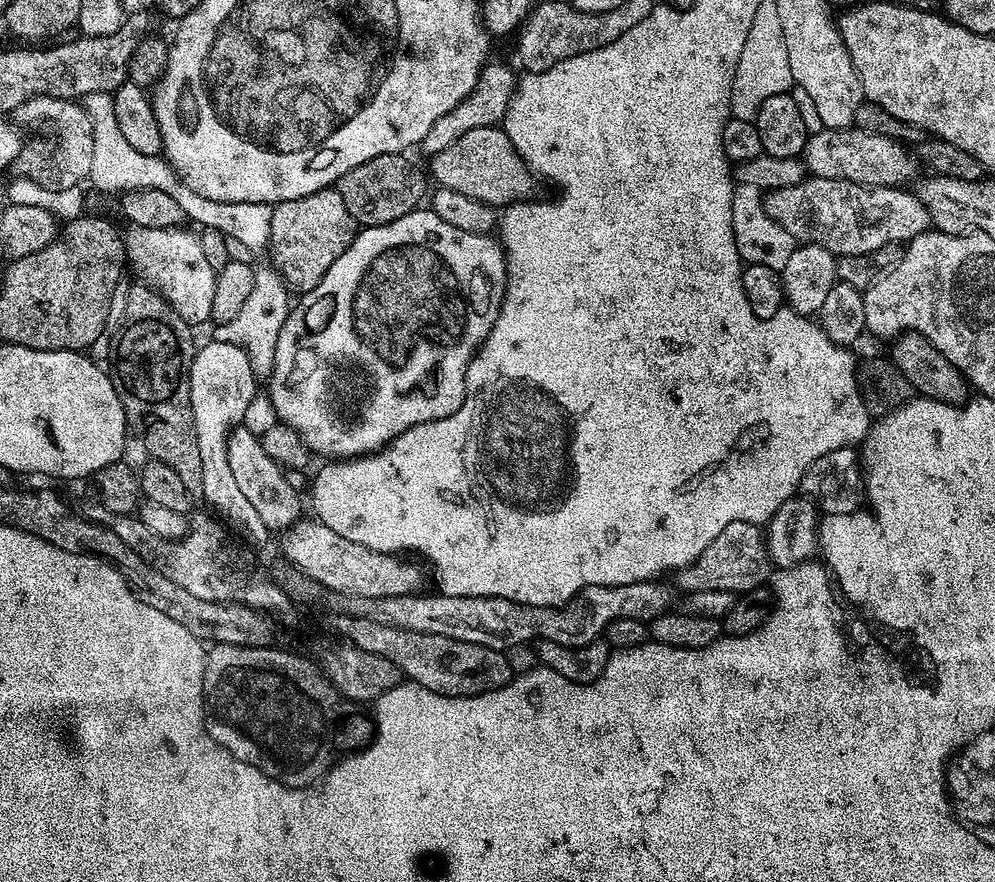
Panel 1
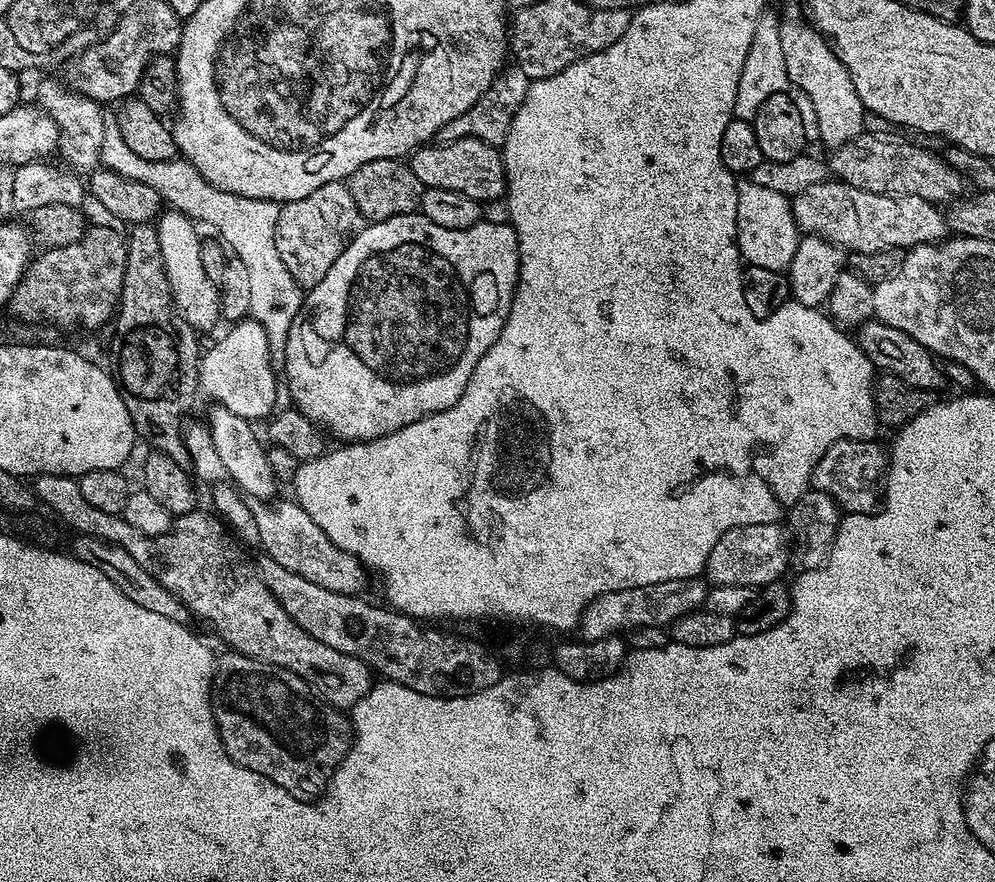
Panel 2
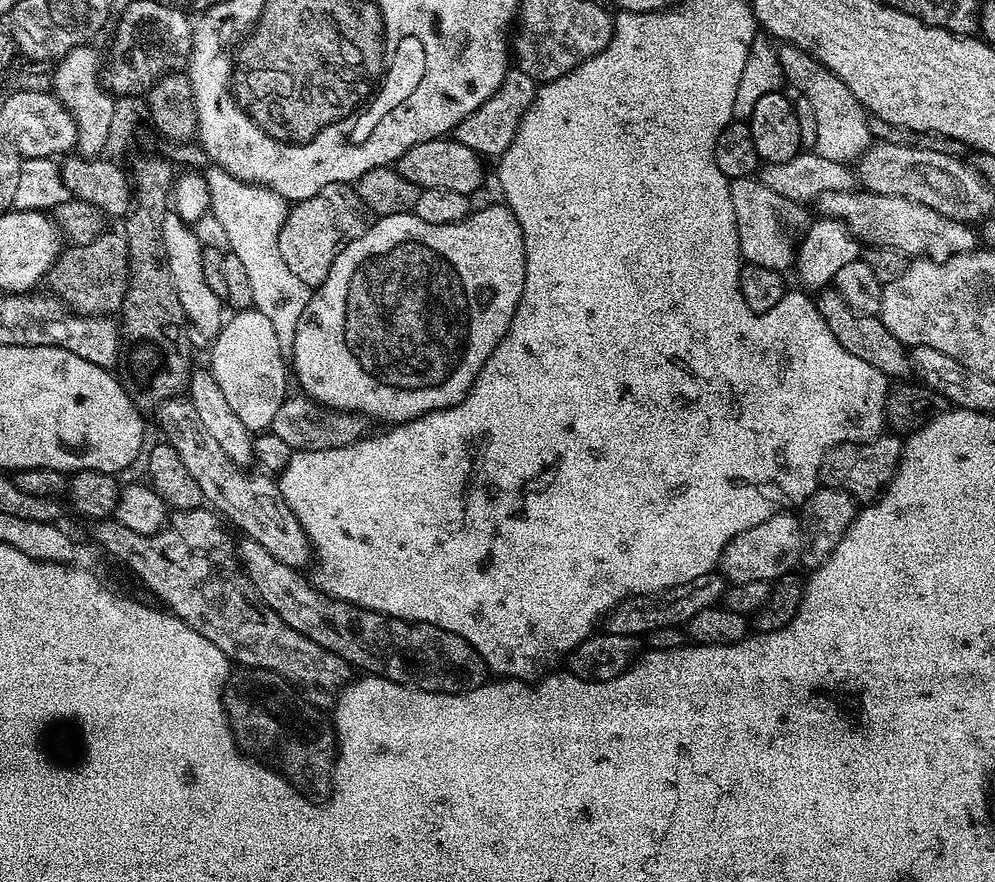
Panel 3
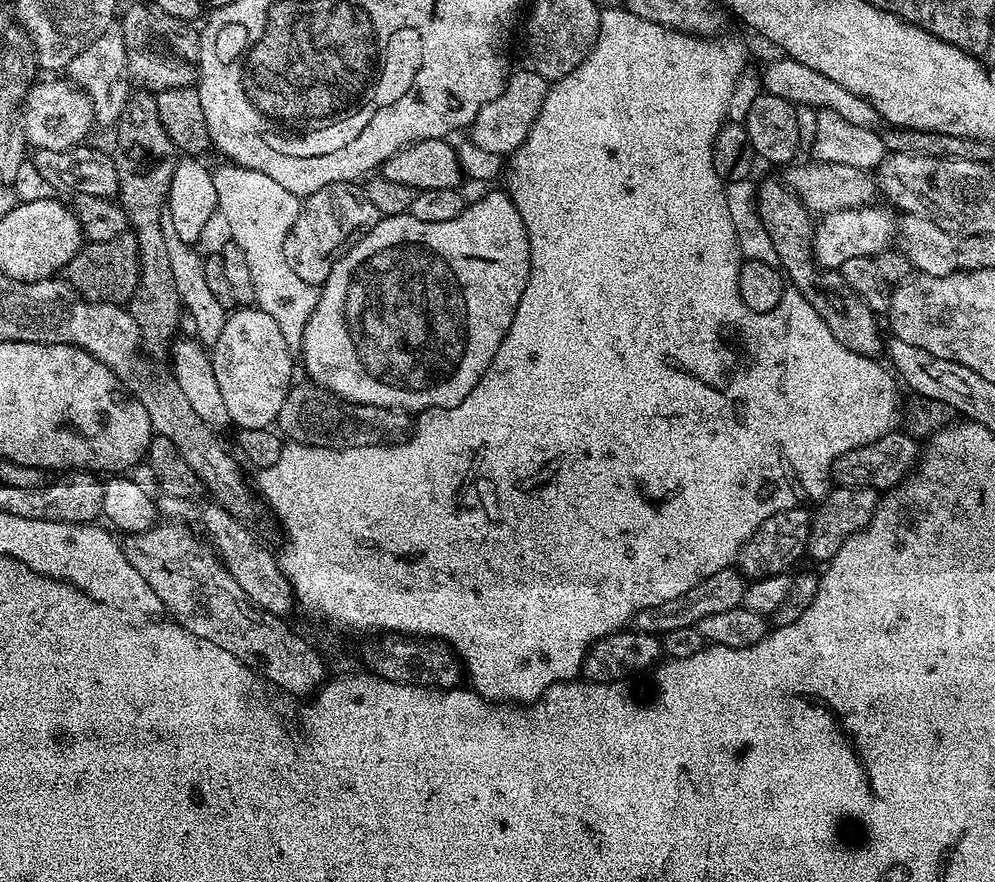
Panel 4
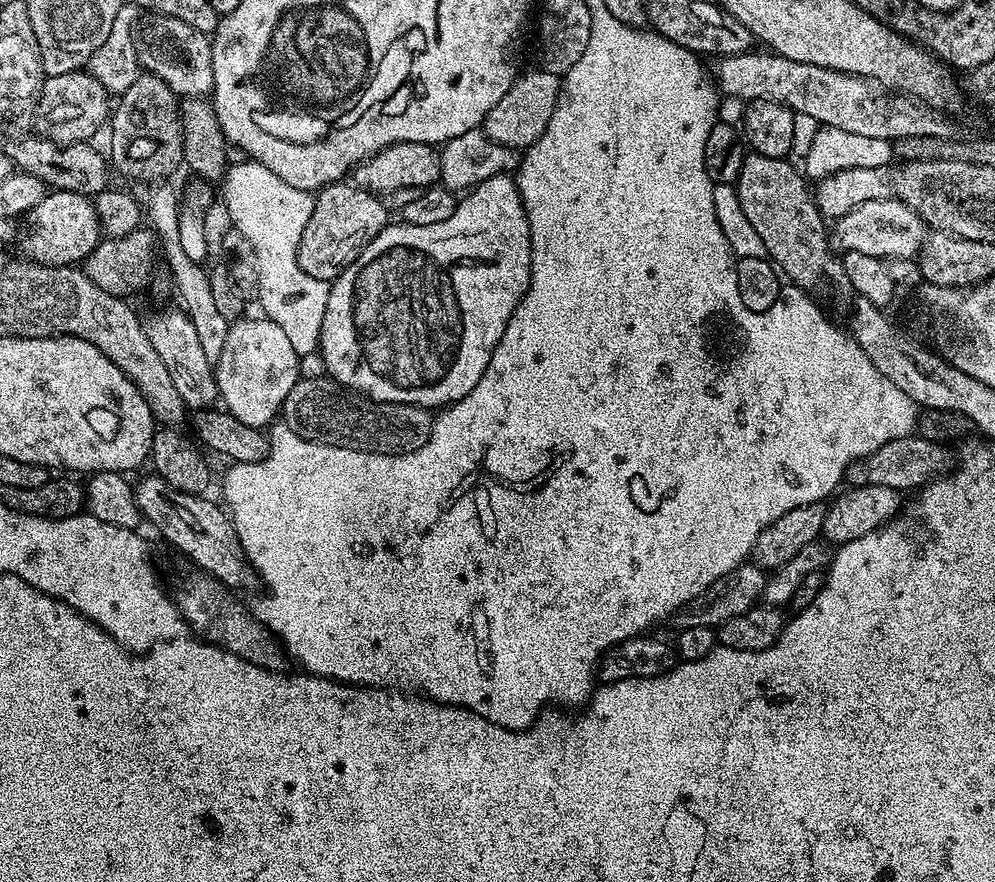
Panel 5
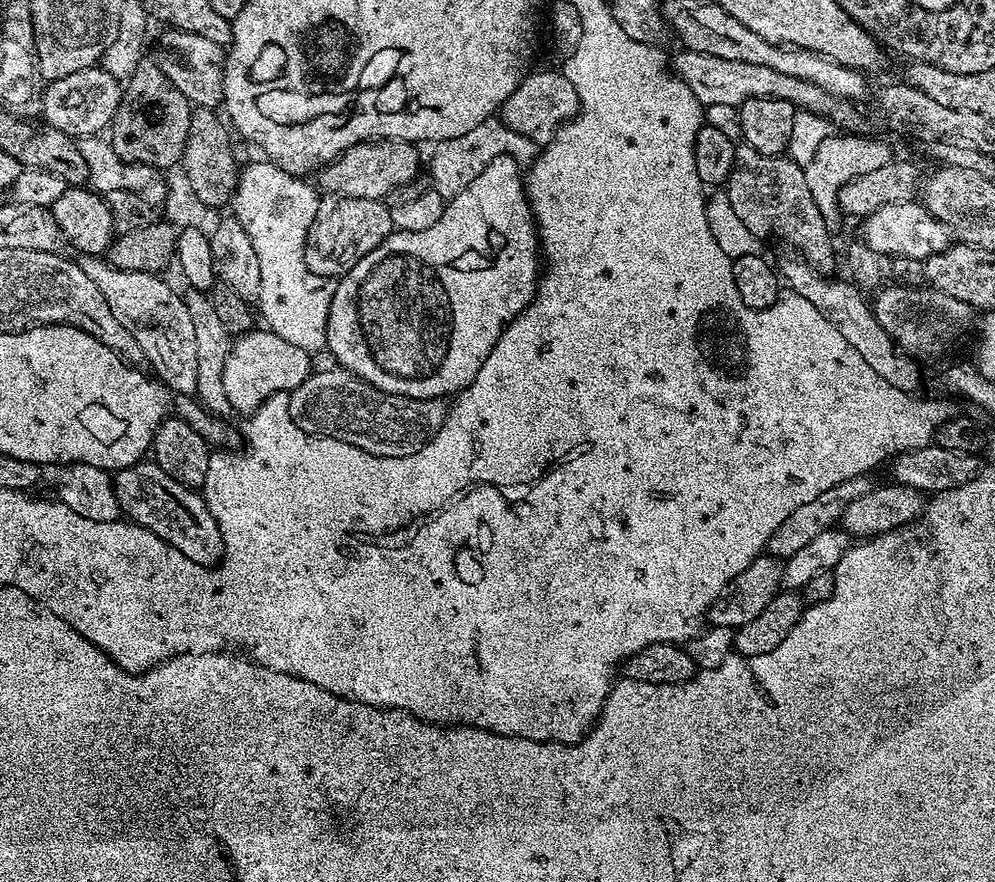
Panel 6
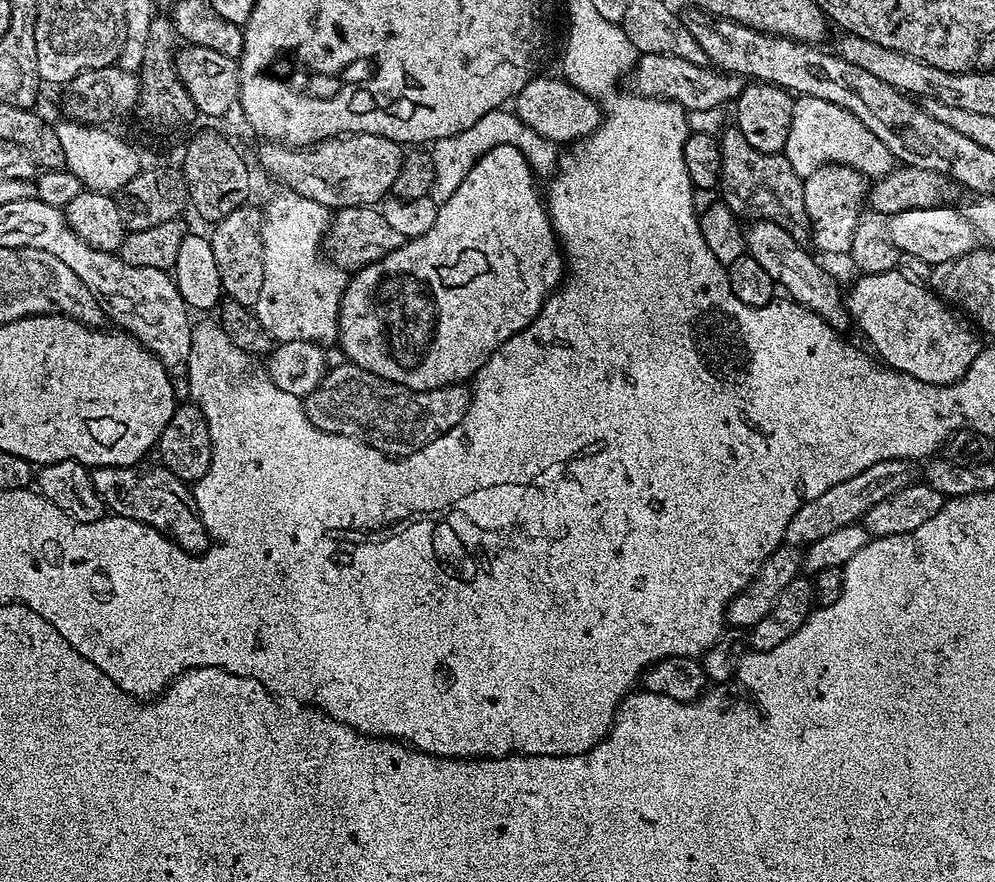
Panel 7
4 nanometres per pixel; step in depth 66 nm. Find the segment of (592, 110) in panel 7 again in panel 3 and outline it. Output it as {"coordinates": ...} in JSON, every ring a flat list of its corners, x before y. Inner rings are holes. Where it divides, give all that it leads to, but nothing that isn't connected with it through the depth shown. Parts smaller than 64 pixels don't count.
{"coordinates":[[515,66,509,67,506,78,502,86,498,86,496,93,486,98,486,102,482,102,482,106,478,106,474,114,462,118,462,122,454,130,454,139,462,146,470,146,470,150,474,150,481,158,499,158,505,155,508,147,514,142,514,134,526,110,530,110,534,102,537,87,538,82,530,78,530,74]]}

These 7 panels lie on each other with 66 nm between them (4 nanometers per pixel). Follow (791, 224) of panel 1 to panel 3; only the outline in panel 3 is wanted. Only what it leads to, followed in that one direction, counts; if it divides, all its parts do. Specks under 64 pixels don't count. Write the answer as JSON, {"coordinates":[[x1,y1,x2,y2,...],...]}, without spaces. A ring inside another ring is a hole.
{"coordinates":[[867,190,851,192,827,192,815,201,821,217,829,220,843,220,848,231,856,235,857,240,877,248,897,248,909,258,927,258,929,260,949,260,960,252,971,252,977,247,978,236,967,224,938,214,930,206,910,202,906,198,879,196]]}

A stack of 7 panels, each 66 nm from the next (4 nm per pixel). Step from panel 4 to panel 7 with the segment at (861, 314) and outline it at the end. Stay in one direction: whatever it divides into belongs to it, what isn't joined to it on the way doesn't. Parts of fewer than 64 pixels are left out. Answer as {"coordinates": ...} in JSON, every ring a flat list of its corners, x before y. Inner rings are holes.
{"coordinates":[[735,126,725,127,718,139,722,150,719,199,728,204,737,218,748,222,772,220,787,230,795,240,807,241,810,225,806,214,804,182,802,177,794,174,794,166,790,166,787,155,778,152,762,154,762,150,754,150,754,146,742,138]]}

